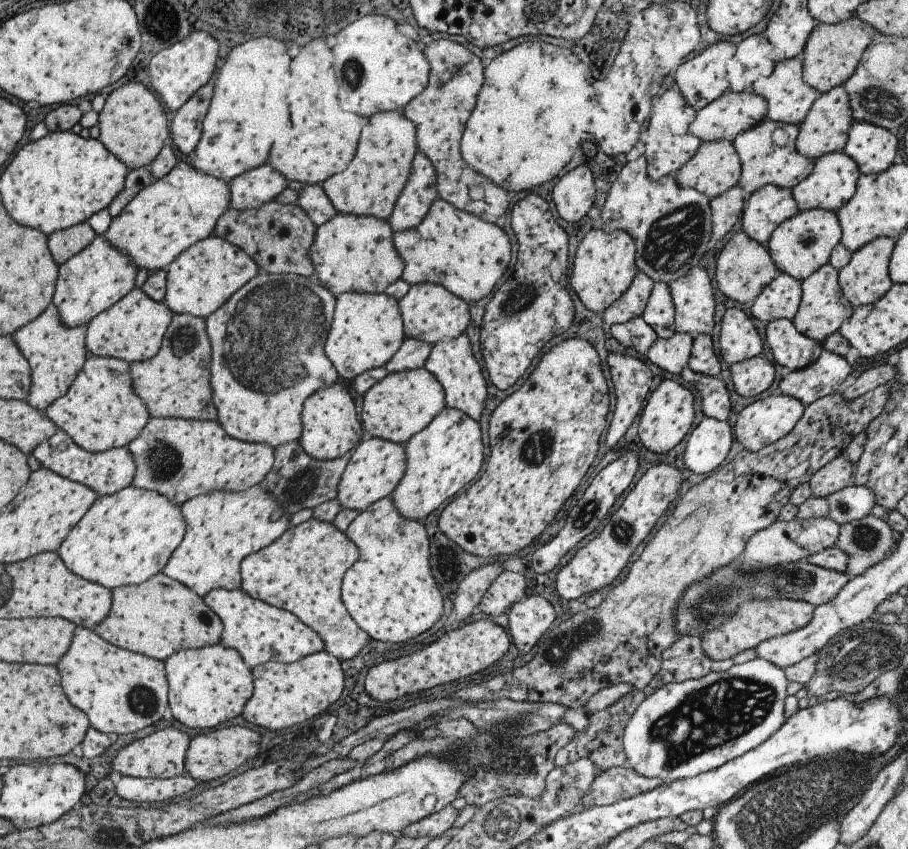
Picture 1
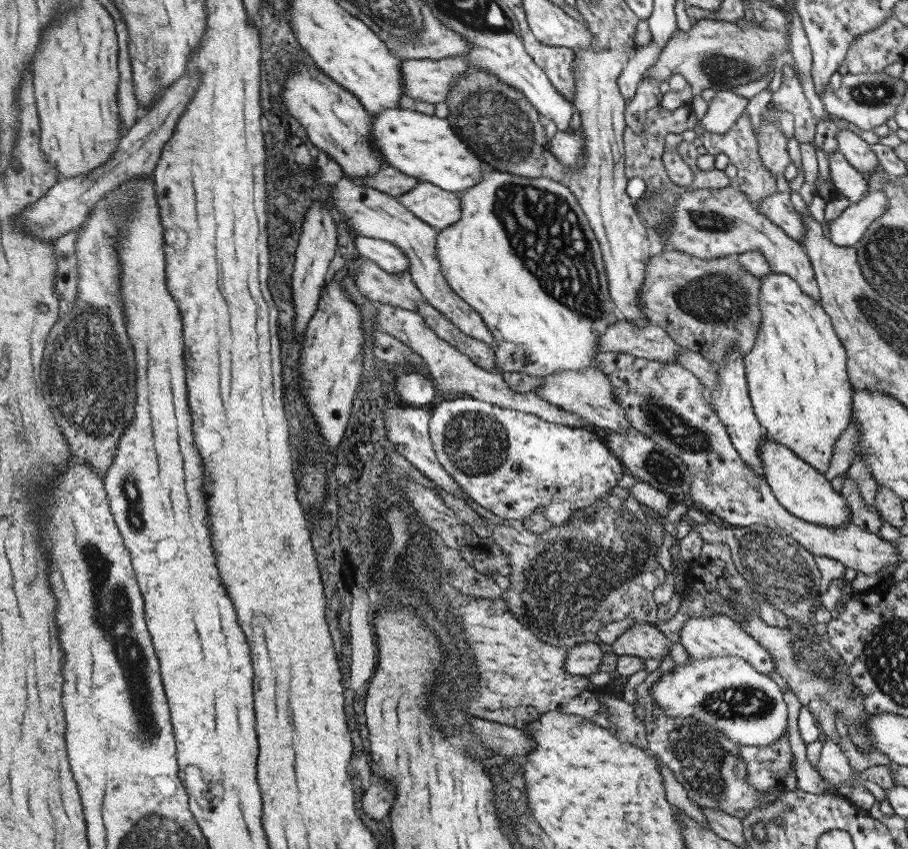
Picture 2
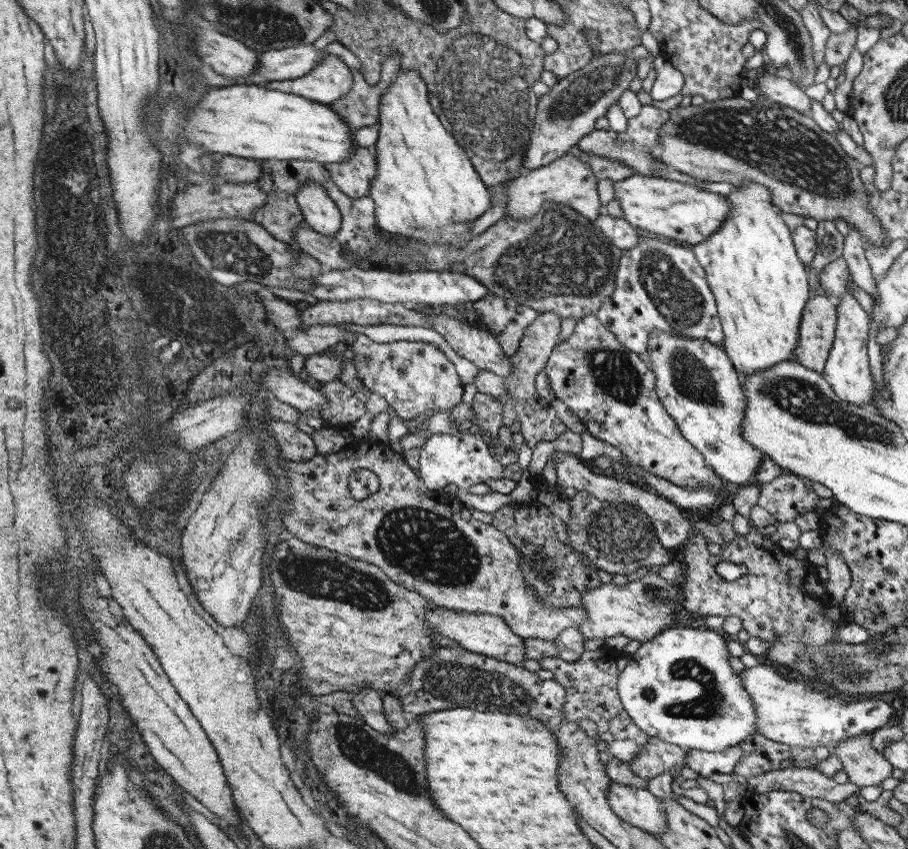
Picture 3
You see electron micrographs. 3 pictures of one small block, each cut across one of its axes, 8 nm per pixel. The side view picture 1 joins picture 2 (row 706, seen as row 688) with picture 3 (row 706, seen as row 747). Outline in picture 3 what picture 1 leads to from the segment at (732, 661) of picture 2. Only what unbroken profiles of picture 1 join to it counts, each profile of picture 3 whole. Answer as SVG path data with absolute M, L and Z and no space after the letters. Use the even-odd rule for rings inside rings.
M672 626L652 640L641 643L620 672L617 692L624 711L649 736L654 736L684 750L723 752L738 747L750 736L759 735L757 706L744 687L740 675L734 672L728 658L729 637L709 628L678 628Z

